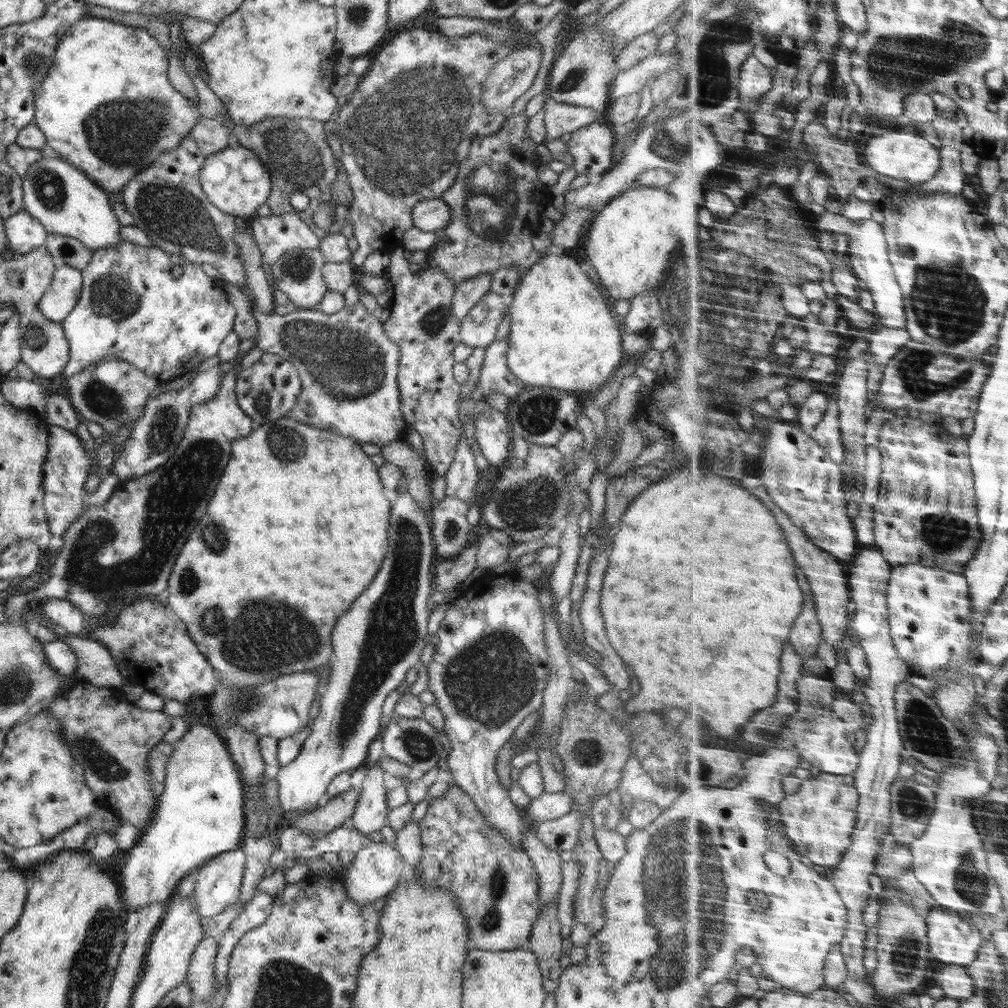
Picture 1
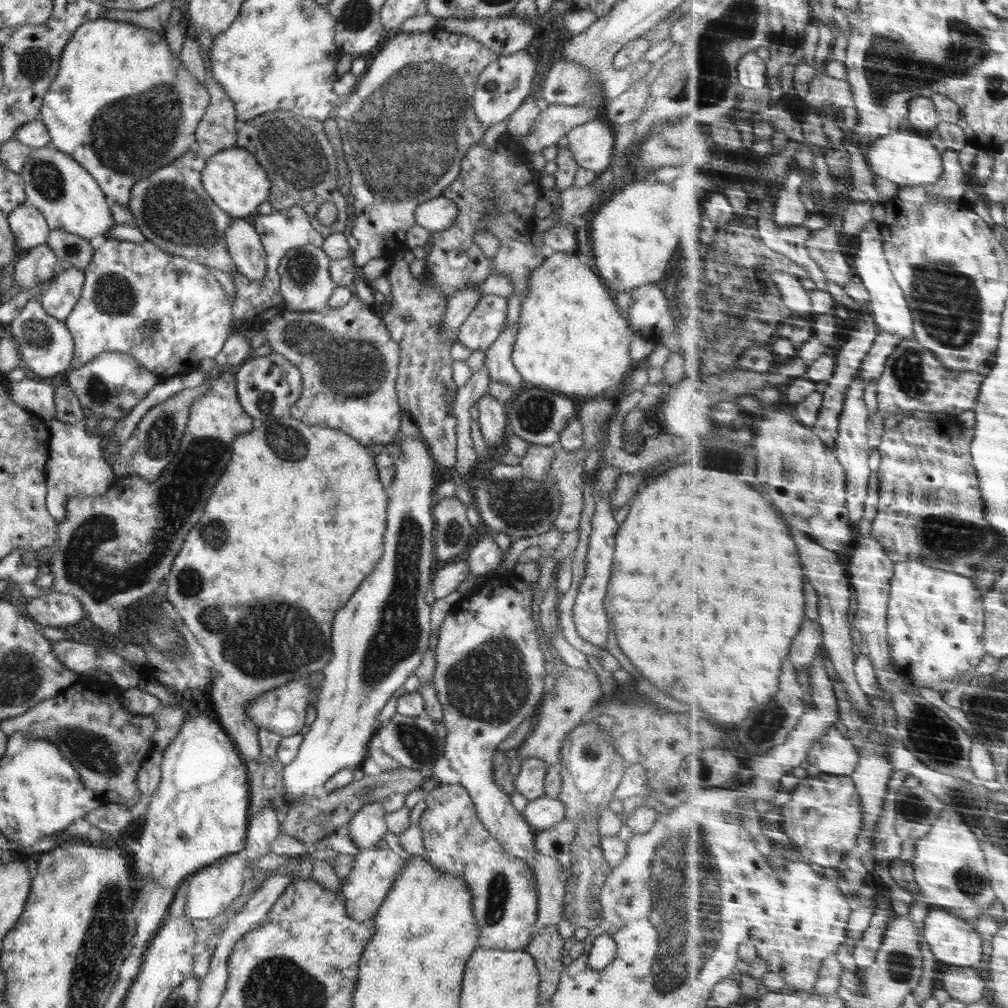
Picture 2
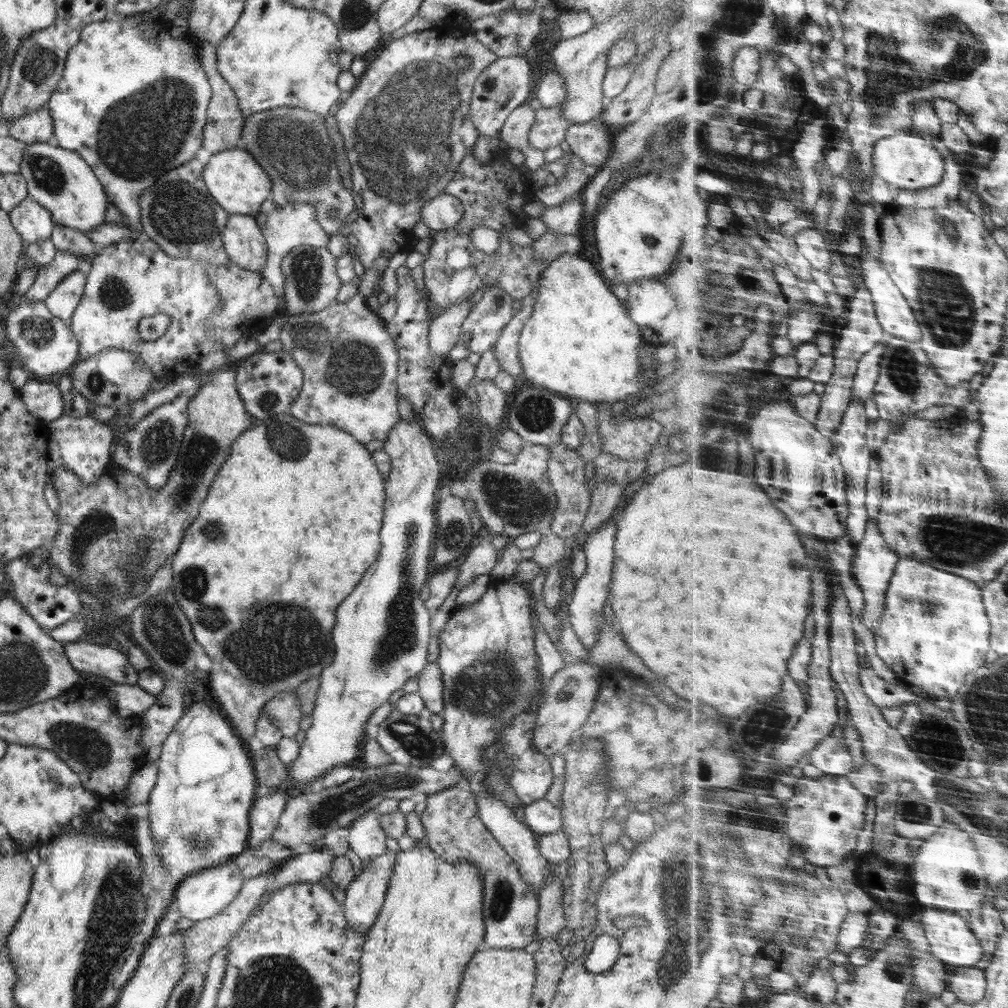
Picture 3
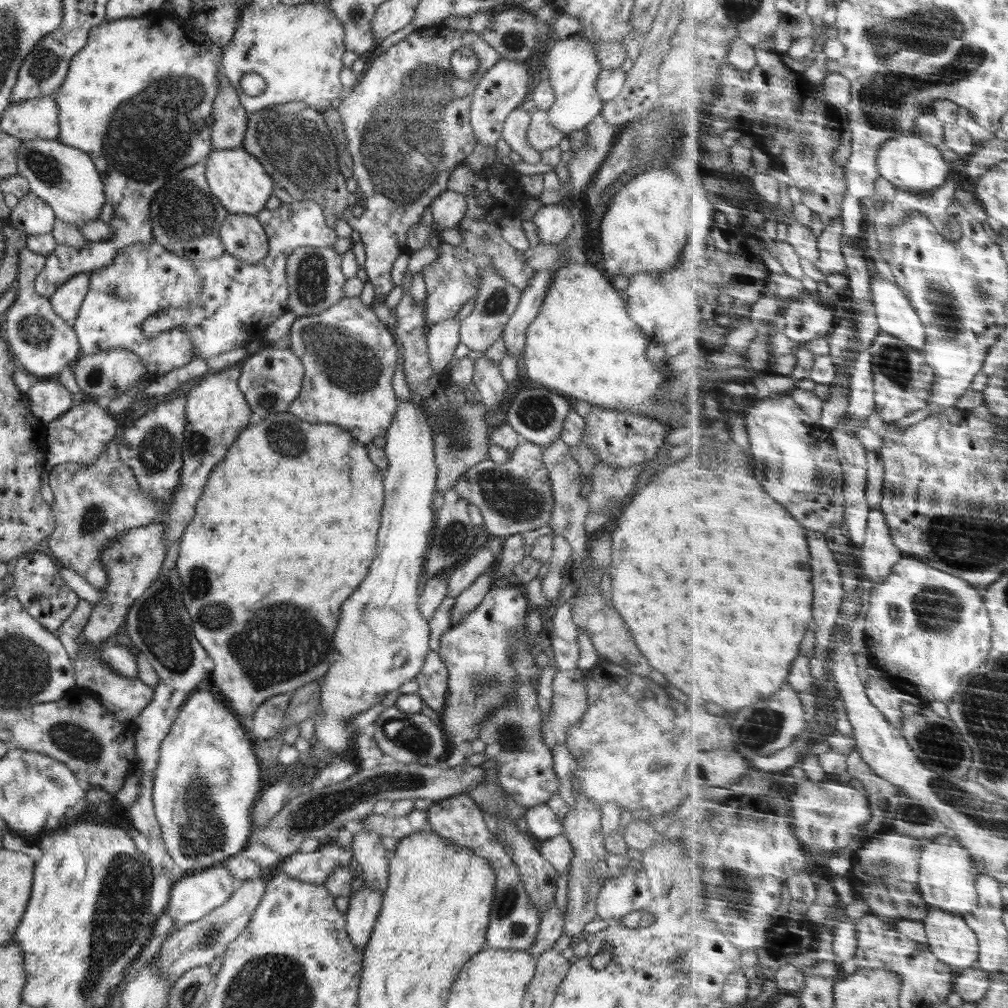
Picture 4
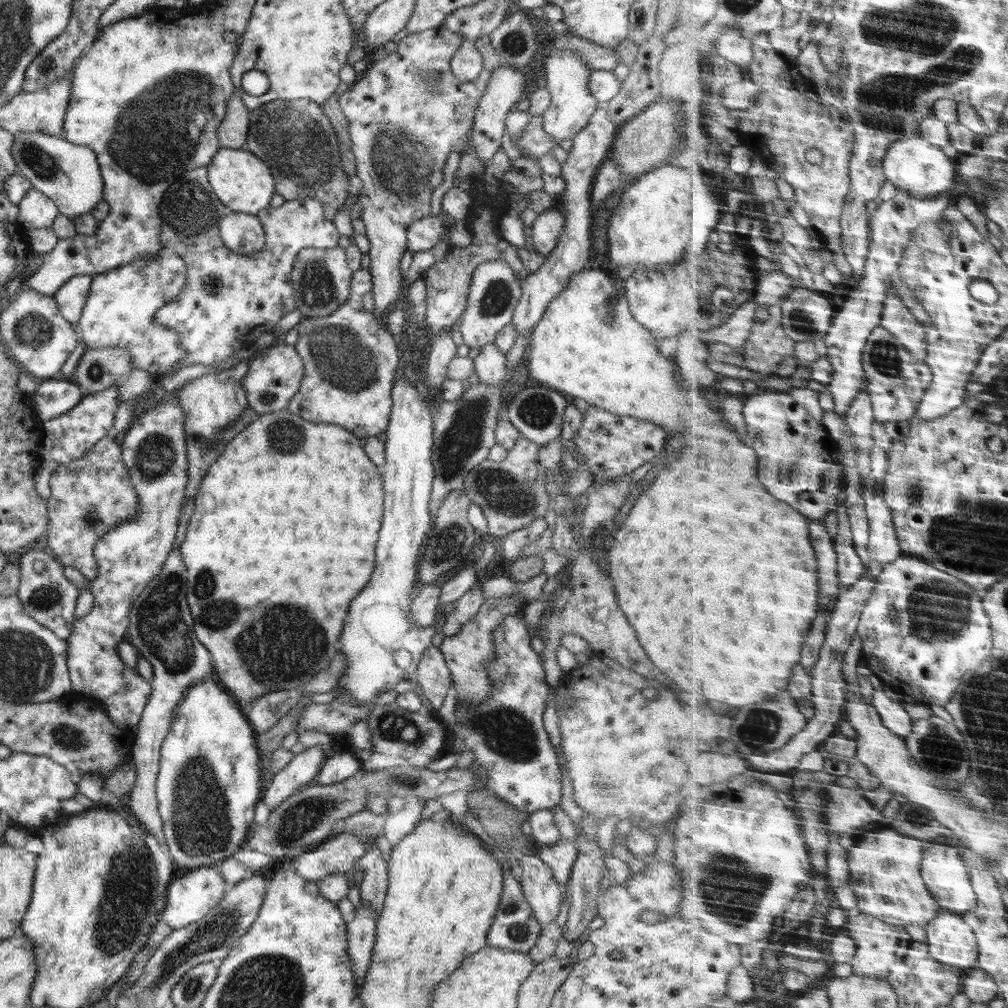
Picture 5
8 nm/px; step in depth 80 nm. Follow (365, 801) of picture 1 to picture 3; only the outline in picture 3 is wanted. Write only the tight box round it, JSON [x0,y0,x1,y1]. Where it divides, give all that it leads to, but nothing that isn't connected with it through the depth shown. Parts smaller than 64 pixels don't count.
[347,810,388,863]

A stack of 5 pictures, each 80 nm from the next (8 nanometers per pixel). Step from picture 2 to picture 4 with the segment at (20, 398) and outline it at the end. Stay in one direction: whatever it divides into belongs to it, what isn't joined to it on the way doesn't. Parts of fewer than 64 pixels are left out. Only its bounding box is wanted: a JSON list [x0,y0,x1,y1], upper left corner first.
[26,380,72,425]

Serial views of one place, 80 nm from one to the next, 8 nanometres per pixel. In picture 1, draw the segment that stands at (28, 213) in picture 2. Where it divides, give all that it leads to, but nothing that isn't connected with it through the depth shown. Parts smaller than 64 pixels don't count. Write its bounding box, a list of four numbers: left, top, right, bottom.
[4,209,48,255]

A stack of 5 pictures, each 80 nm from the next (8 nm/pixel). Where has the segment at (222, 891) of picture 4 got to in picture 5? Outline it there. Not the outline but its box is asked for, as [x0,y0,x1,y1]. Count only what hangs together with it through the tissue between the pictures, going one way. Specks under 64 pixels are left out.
[161,865,227,930]

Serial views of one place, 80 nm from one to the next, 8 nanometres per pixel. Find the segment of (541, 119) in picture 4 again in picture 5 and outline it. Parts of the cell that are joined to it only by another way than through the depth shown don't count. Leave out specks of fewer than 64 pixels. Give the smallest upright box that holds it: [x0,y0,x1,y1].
[514,115,556,159]

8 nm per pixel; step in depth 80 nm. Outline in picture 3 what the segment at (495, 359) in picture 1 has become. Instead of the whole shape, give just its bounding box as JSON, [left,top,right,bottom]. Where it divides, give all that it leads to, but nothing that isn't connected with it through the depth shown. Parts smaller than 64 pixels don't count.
[493,290,536,379]

